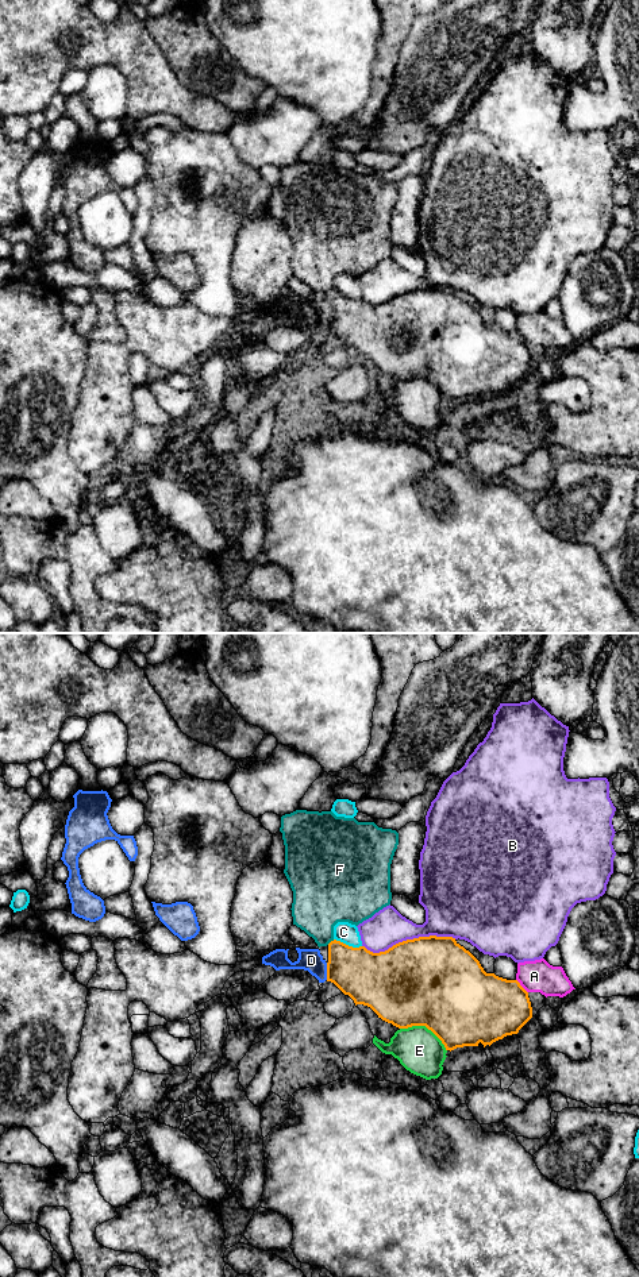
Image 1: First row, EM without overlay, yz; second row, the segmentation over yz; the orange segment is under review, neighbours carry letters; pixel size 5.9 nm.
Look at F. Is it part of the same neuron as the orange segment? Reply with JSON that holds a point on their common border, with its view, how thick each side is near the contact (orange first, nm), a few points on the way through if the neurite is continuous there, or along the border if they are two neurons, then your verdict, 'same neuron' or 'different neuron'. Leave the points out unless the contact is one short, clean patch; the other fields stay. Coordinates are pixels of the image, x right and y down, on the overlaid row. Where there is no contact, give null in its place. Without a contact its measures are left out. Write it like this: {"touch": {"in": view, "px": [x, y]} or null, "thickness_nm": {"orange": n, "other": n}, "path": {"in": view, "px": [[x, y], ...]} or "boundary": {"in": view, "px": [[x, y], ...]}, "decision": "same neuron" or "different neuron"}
{"touch": {"in": "yz", "px": [331, 941]}, "thickness_nm": {"orange": 300, "other": 320}, "boundary": {"in": "yz", "px": [[334, 940], [327, 944]]}, "decision": "different neuron"}

